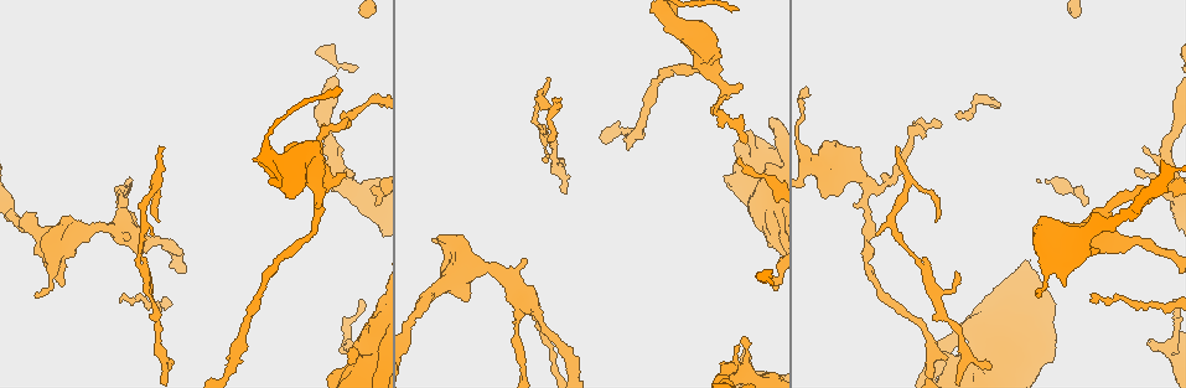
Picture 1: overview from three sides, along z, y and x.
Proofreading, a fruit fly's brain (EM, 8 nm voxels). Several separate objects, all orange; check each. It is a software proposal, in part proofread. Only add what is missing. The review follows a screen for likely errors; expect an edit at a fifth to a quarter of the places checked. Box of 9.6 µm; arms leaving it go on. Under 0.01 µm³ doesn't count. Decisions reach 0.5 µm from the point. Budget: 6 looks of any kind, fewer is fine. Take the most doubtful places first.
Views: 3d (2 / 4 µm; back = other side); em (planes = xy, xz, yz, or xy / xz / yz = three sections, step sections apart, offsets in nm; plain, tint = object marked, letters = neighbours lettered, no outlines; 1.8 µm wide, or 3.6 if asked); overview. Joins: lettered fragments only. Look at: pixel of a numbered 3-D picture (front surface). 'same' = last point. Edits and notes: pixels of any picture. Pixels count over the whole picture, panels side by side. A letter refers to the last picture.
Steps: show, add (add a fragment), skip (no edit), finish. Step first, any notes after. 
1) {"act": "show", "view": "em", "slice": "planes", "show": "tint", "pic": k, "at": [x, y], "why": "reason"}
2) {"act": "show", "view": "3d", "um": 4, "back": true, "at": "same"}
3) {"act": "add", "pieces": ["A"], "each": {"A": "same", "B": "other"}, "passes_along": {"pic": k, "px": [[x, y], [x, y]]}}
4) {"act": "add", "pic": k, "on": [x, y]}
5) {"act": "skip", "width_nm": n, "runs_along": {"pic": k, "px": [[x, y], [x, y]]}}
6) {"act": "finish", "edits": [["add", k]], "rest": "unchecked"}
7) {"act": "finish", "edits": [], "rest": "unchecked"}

{"act": "show", "view": "em", "slice": "xz", "step": 8, "show": "letters", "pic": 1, "at": [349, 363], "why": "branch stops here"}

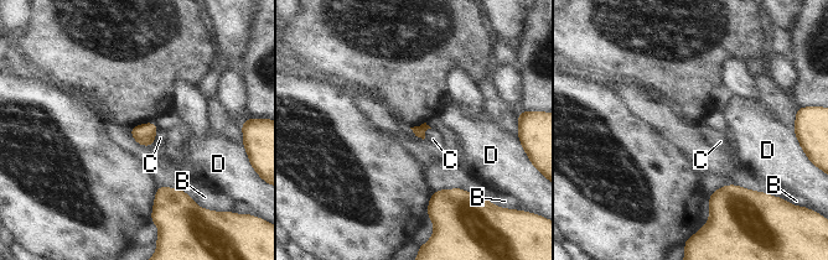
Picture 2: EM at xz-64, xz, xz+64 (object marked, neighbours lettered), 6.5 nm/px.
{"act": "show", "view": "em", "slice": "planes", "show": "letters", "at": "same"}

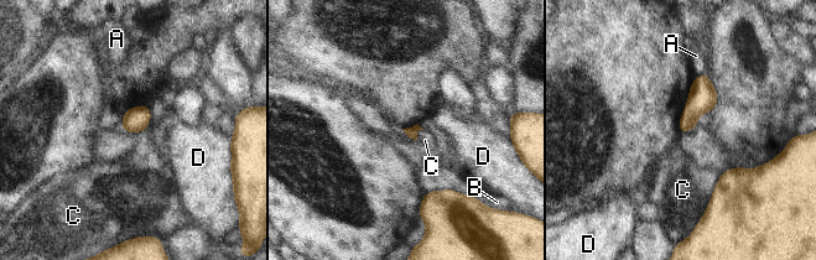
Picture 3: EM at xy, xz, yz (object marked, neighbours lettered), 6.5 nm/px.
{"act": "skip", "each": {"A": "other", "B": "other", "C": "other", "D": "other"}, "found": "none of them fits"}

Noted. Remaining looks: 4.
{"act": "show", "view": "3d", "um": 2, "pic": 1, "at": [162, 146], "why": "free end"}

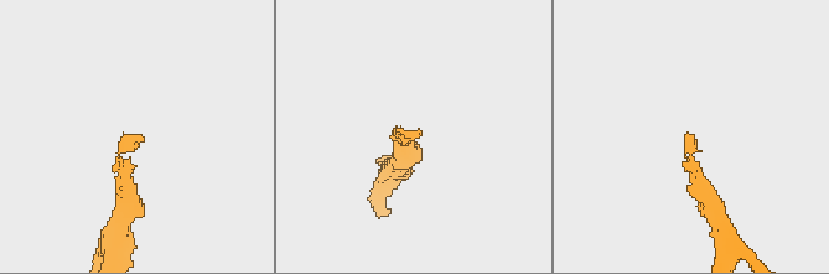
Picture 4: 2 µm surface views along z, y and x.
{"act": "show", "view": "em", "slice": "planes", "show": "letters", "pic": 4, "at": [137, 136], "why": "need the tissue"}

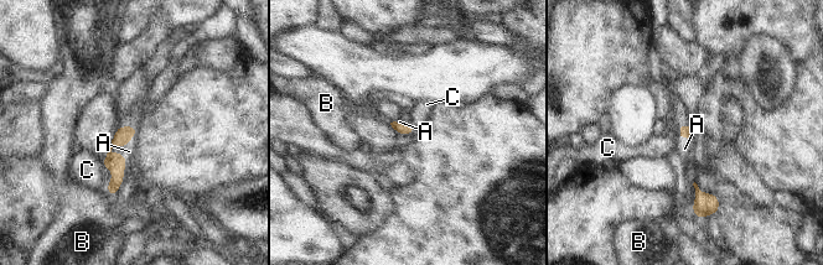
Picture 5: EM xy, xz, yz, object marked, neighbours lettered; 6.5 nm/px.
{"act": "add", "pieces": ["A"], "each": {"A": "same", "B": "other", "C": "other"}, "passes_along": {"pic": 5, "px": [[123, 134], [115, 155], [129, 151]]}, "found": "the neuron continues"}

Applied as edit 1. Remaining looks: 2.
{"act": "show", "view": "em", "slice": "planes", "show": "letters", "pic": 1, "at": [351, 342], "why": "free end"}

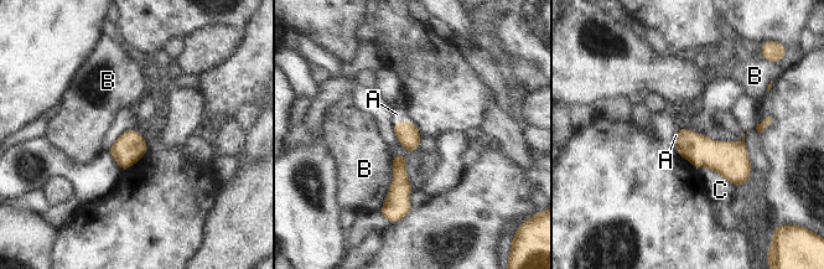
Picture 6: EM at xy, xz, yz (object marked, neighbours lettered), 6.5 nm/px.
{"act": "add", "pieces": ["A"], "each": {"A": "same", "B": "other", "C": "other"}, "passes_along": {"pic": 6, "px": [[408, 135], [402, 122], [397, 114]]}, "found": "it goes on there"}

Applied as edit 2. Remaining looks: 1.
{"act": "finish", "edits": [["add", 5], ["add", 6]], "rest": "unchecked"}

